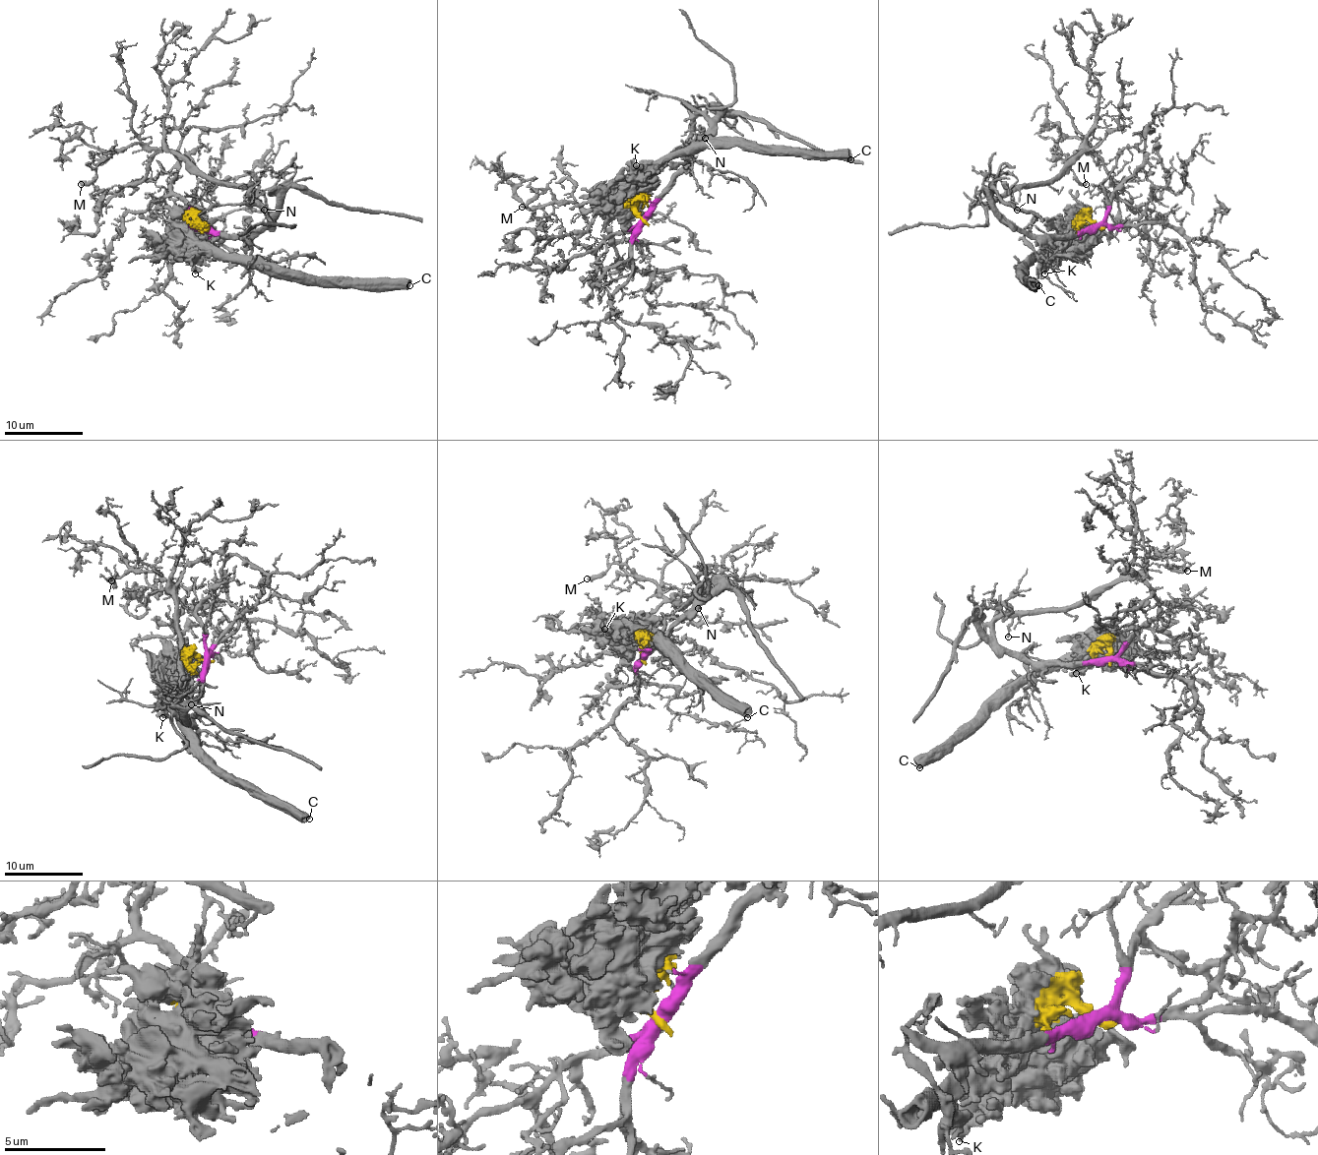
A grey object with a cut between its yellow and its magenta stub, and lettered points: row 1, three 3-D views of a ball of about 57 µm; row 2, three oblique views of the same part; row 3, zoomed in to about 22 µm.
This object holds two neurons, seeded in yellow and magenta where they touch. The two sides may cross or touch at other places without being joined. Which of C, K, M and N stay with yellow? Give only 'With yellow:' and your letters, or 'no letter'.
With yellow: C, K

